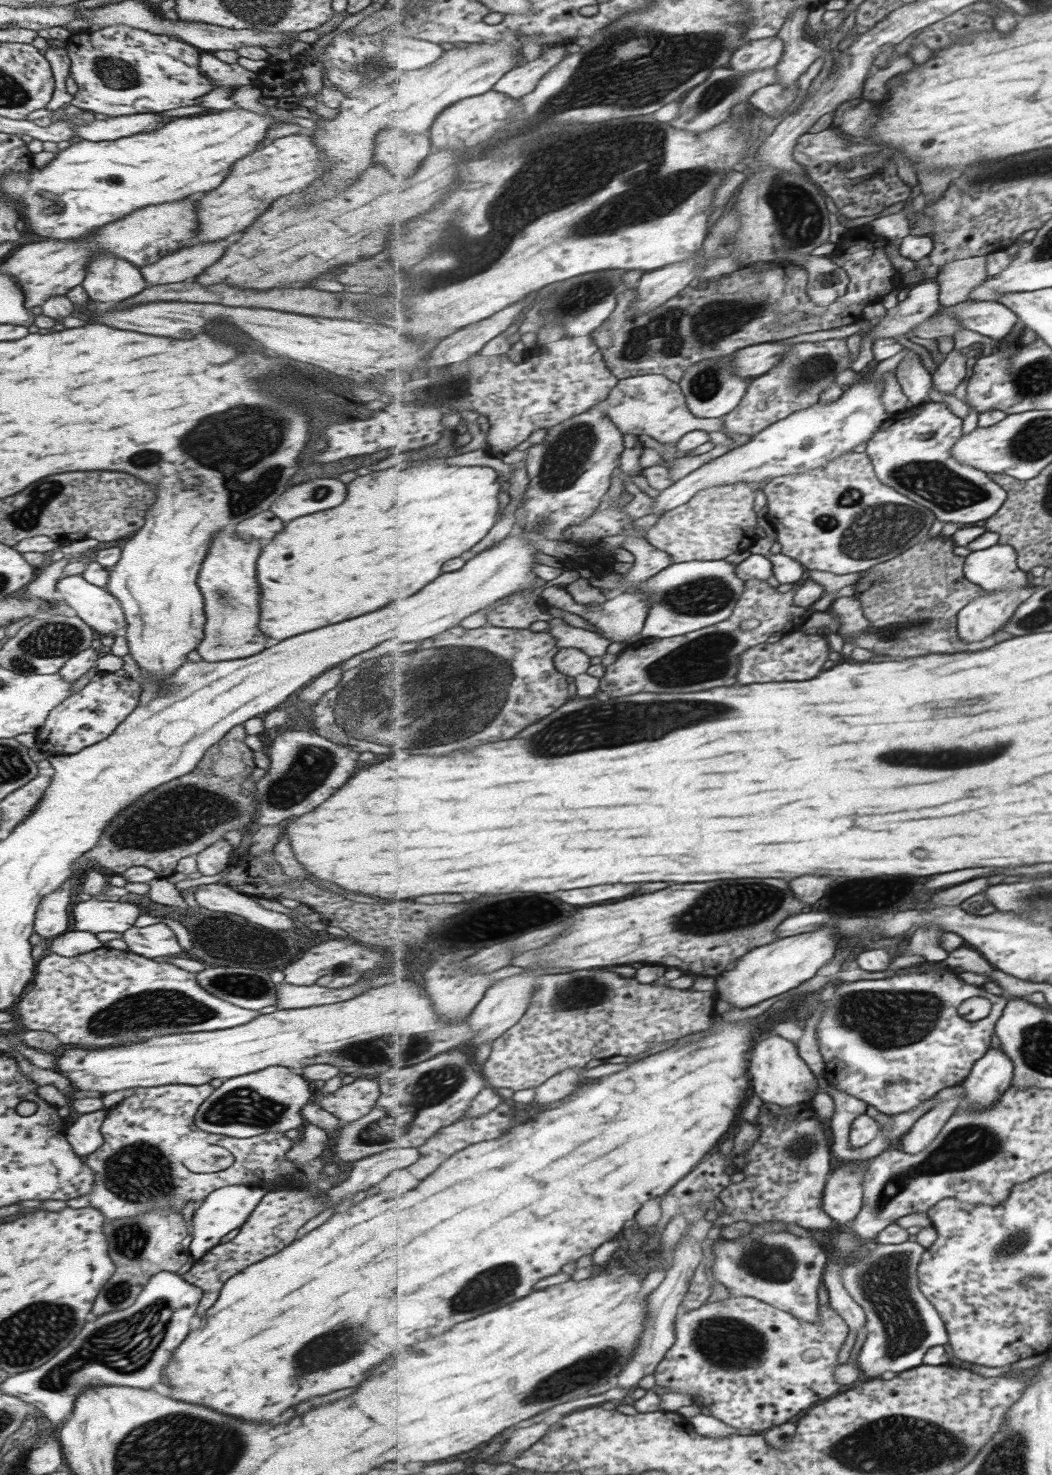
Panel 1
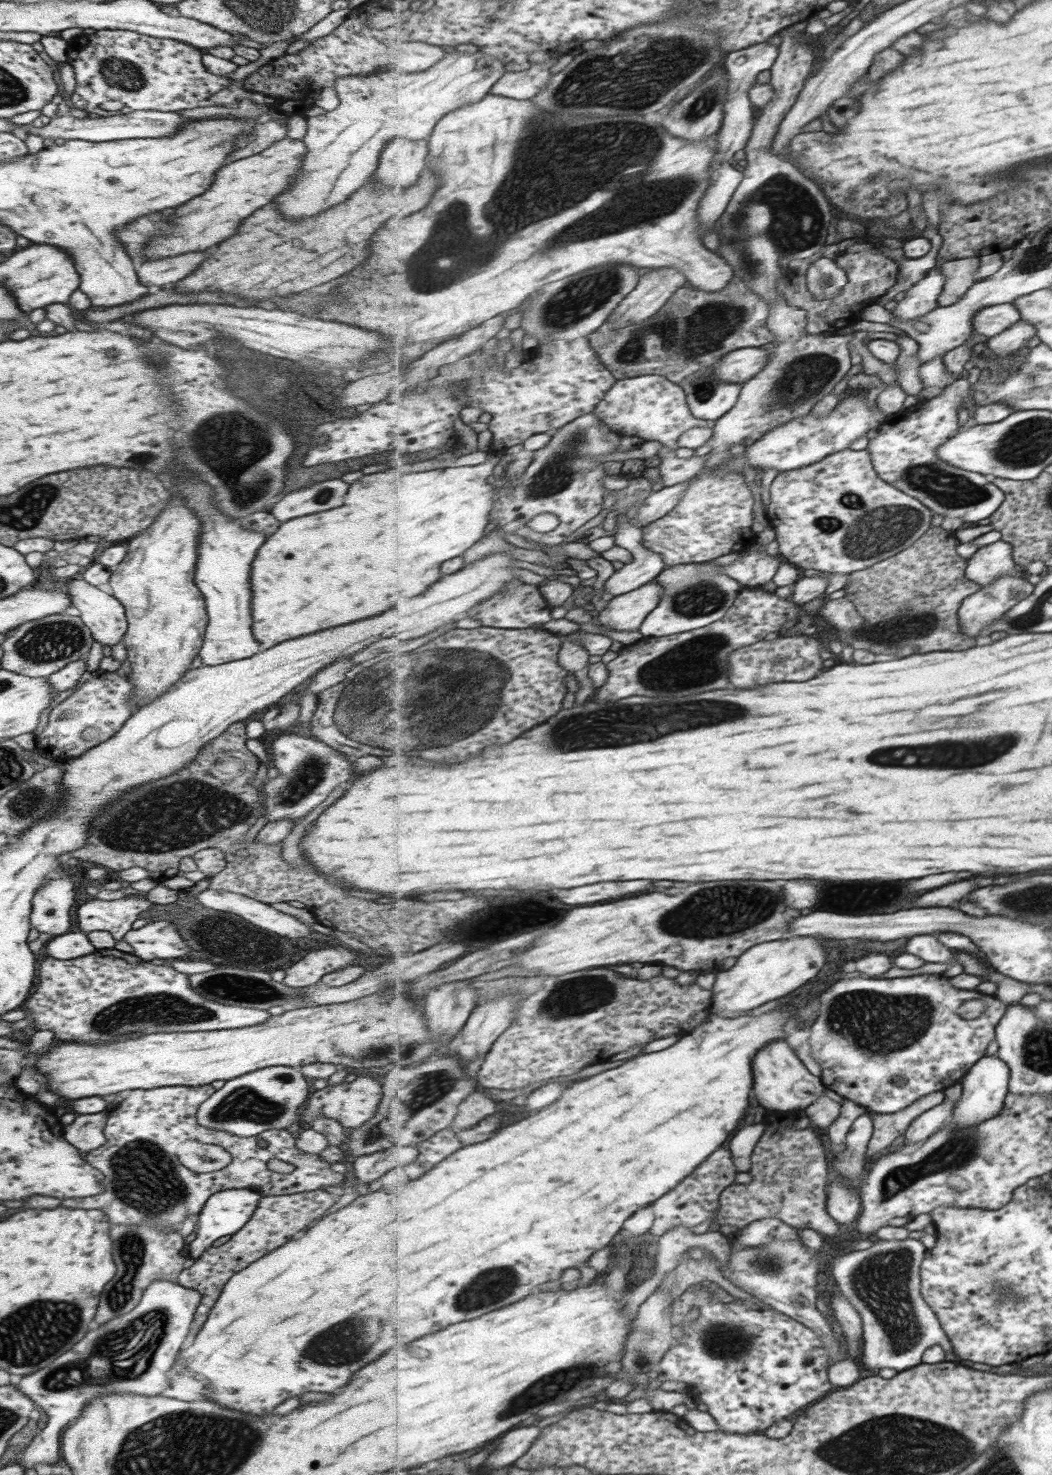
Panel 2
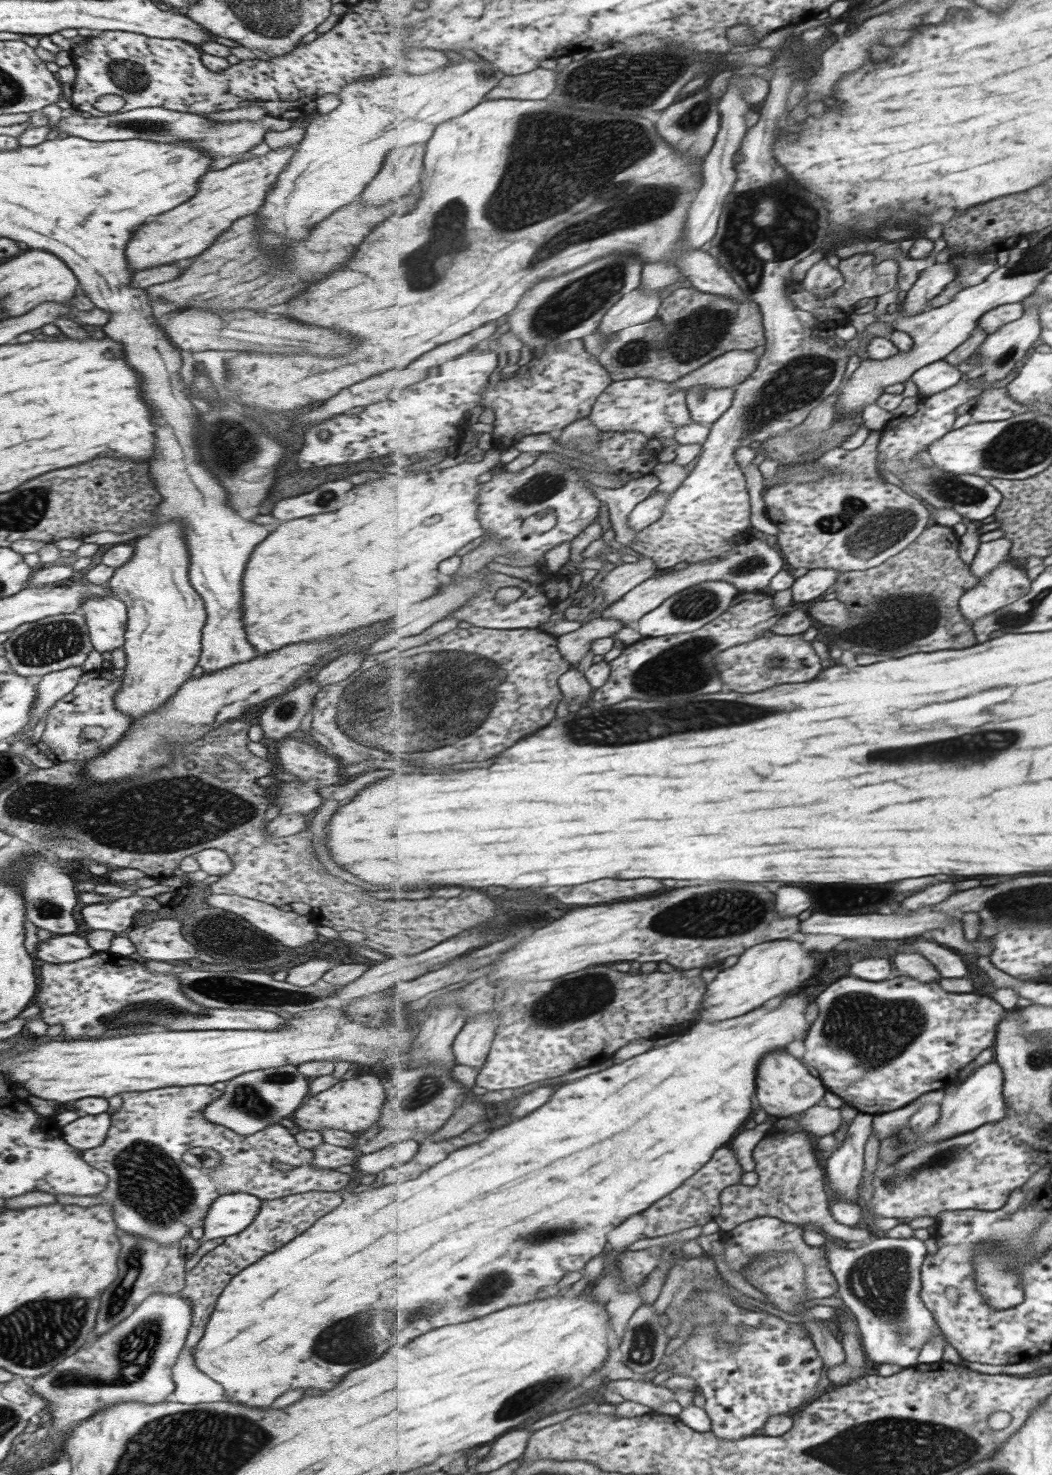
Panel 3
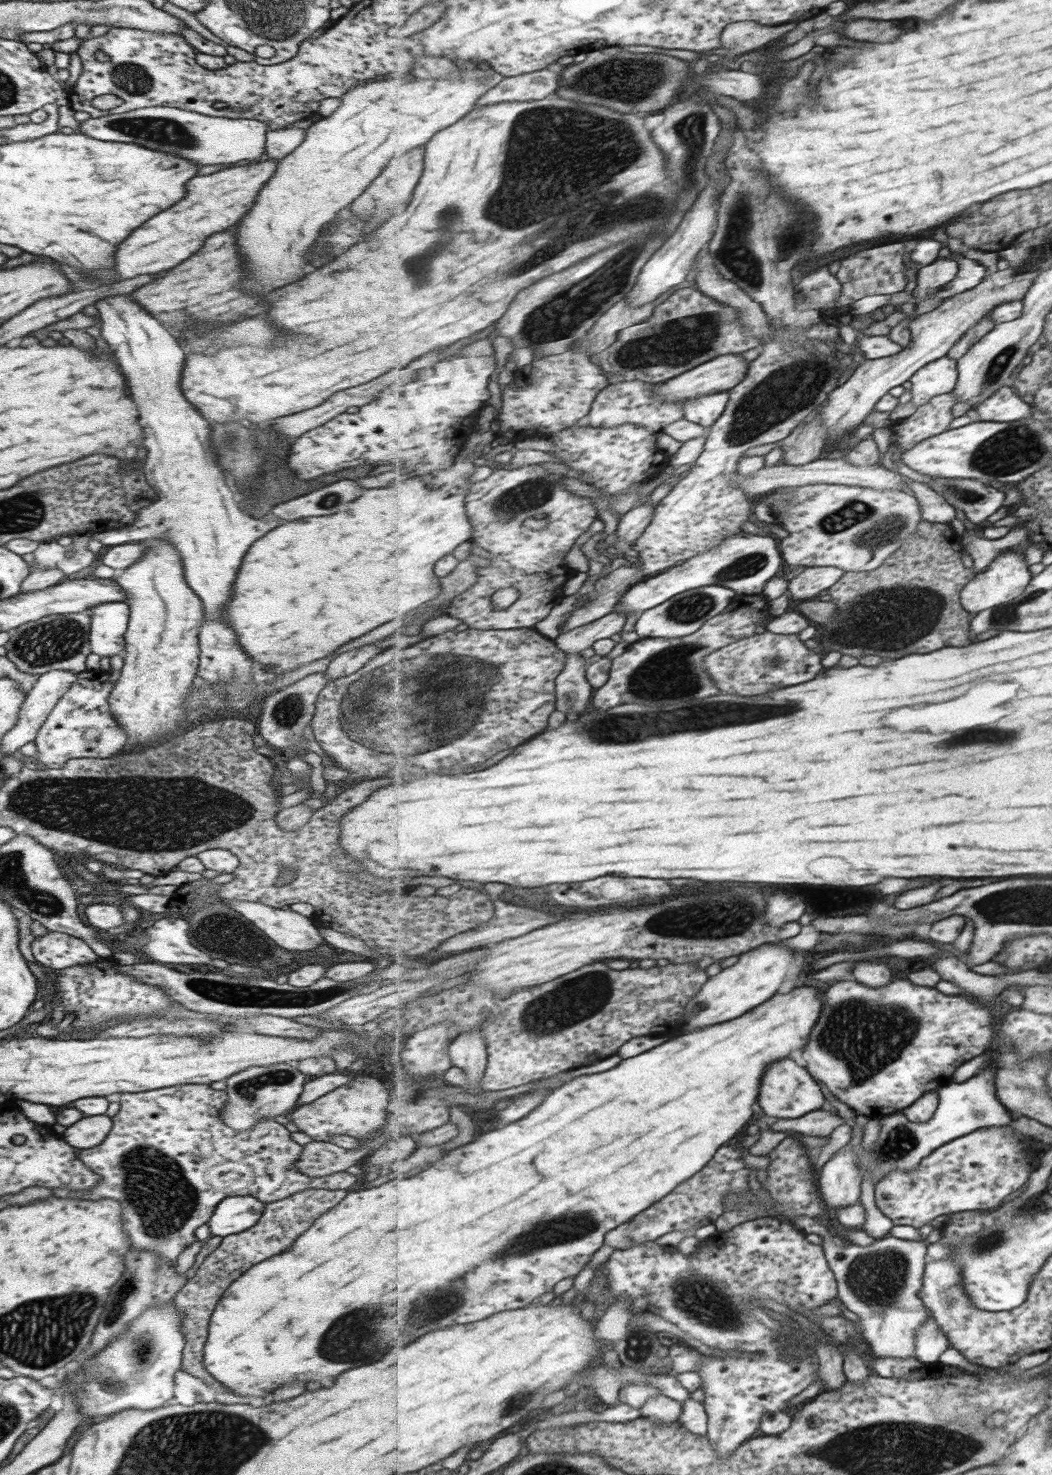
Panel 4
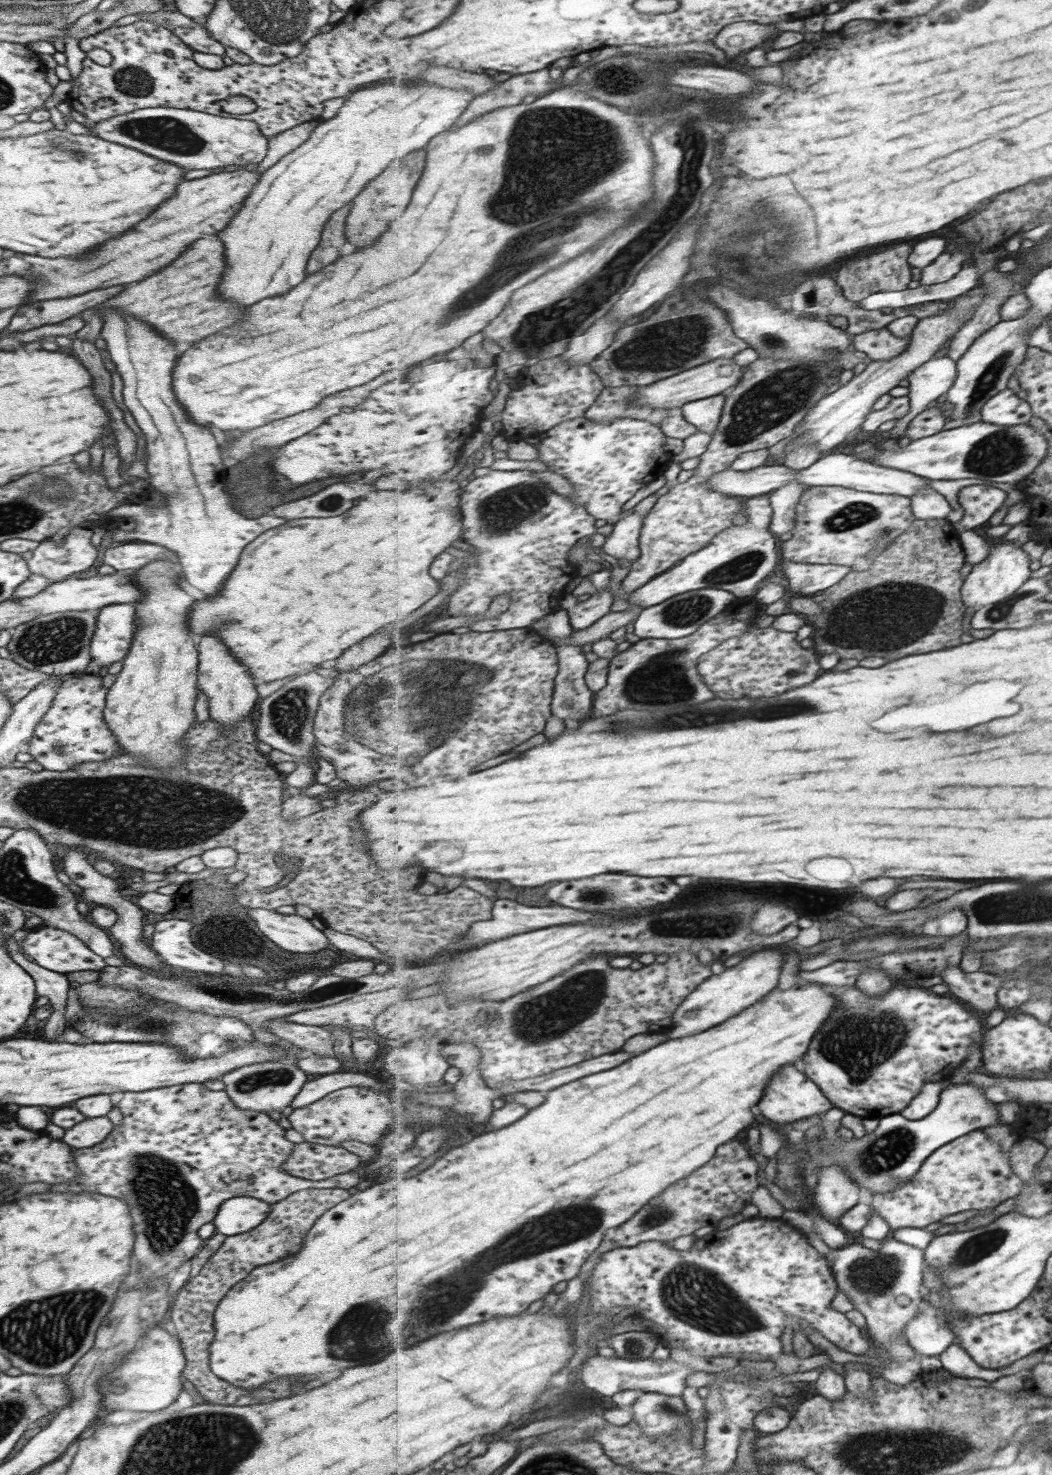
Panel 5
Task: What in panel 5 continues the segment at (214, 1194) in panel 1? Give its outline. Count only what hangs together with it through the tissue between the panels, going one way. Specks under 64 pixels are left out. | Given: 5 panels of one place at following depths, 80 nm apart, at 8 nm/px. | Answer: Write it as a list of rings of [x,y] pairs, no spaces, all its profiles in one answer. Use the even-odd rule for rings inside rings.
[[[251,1196],[224,1200],[213,1217],[214,1232],[226,1237],[251,1230],[265,1220],[269,1209],[269,1204]]]

